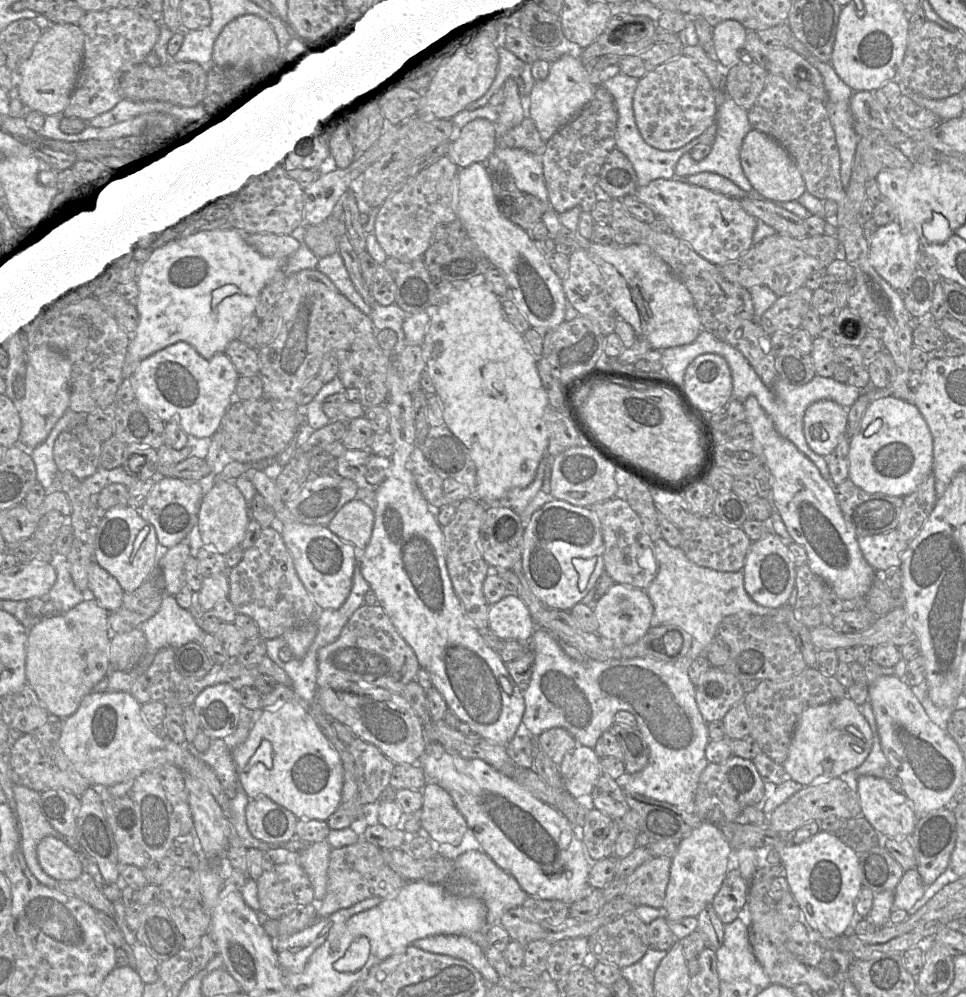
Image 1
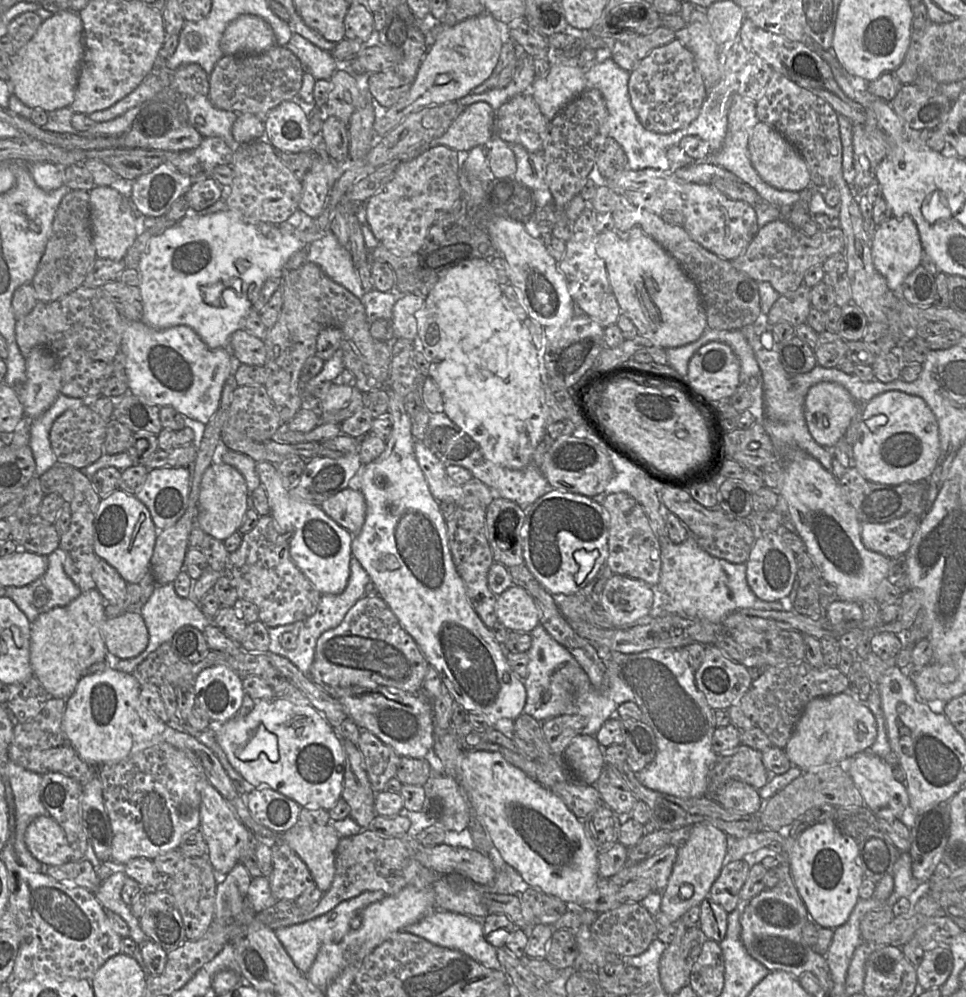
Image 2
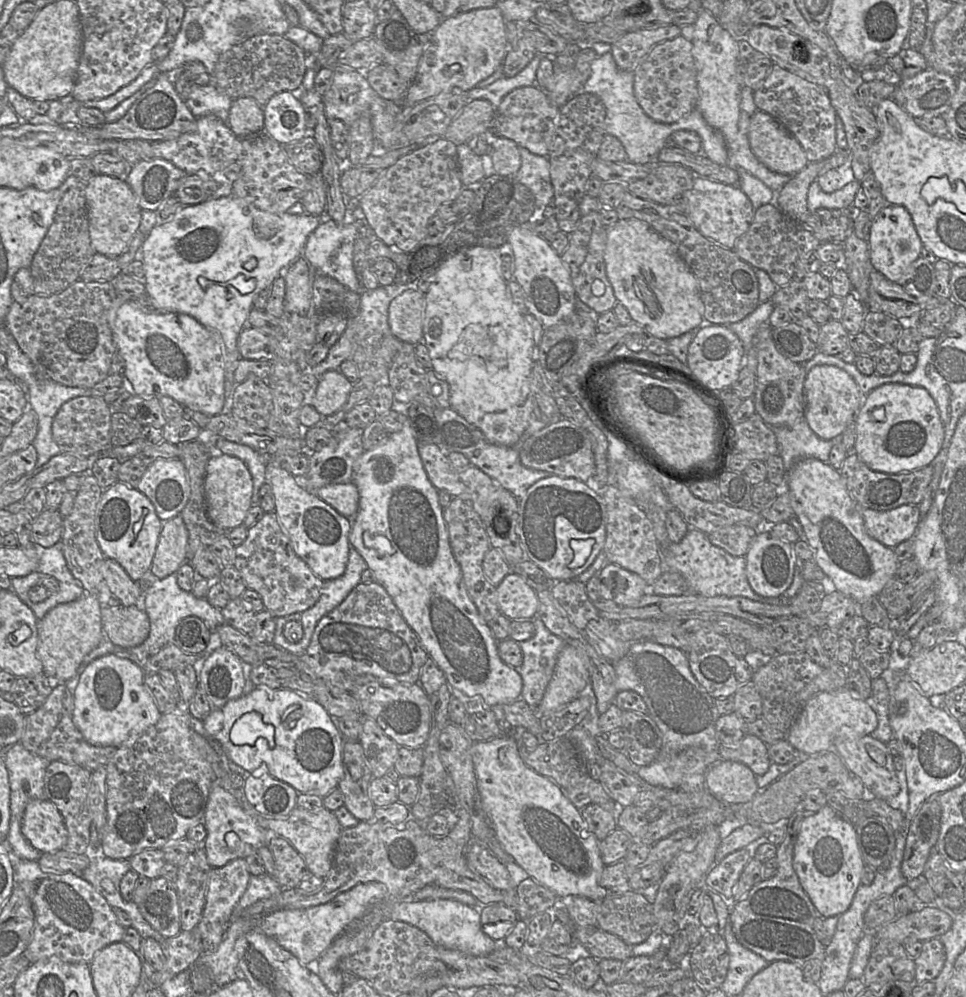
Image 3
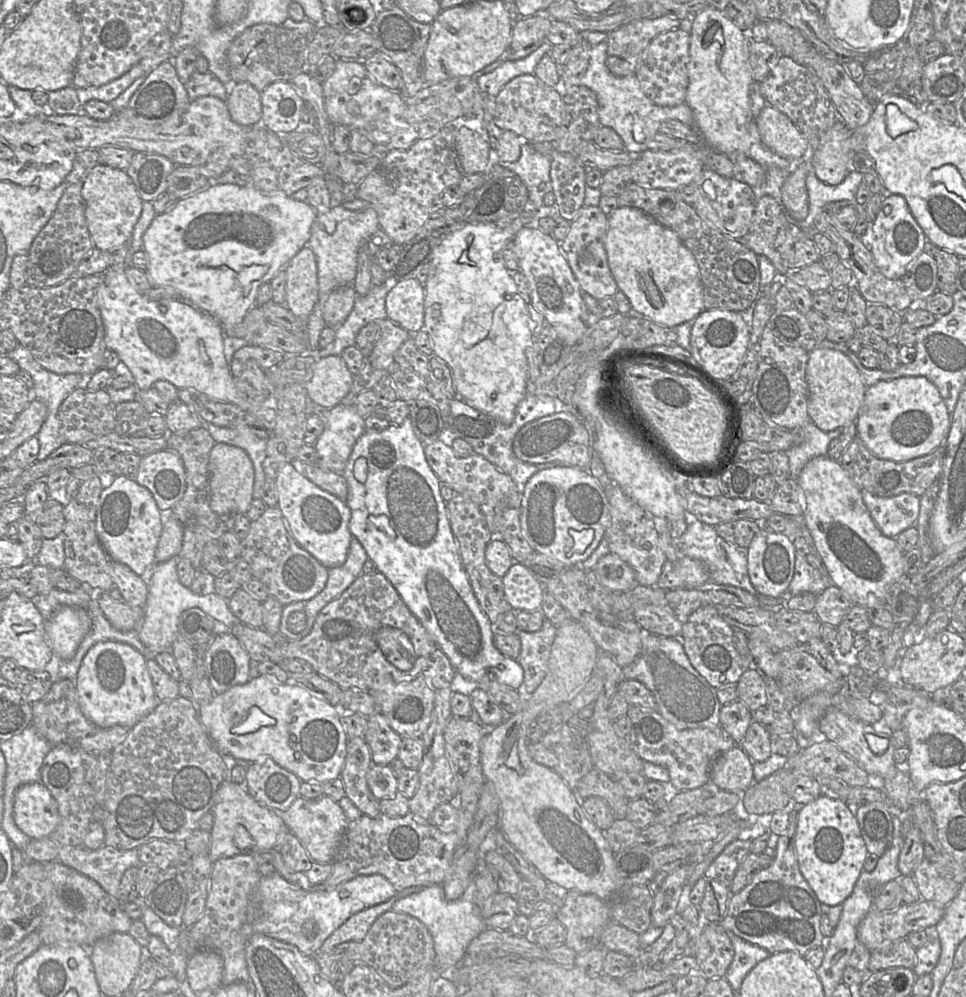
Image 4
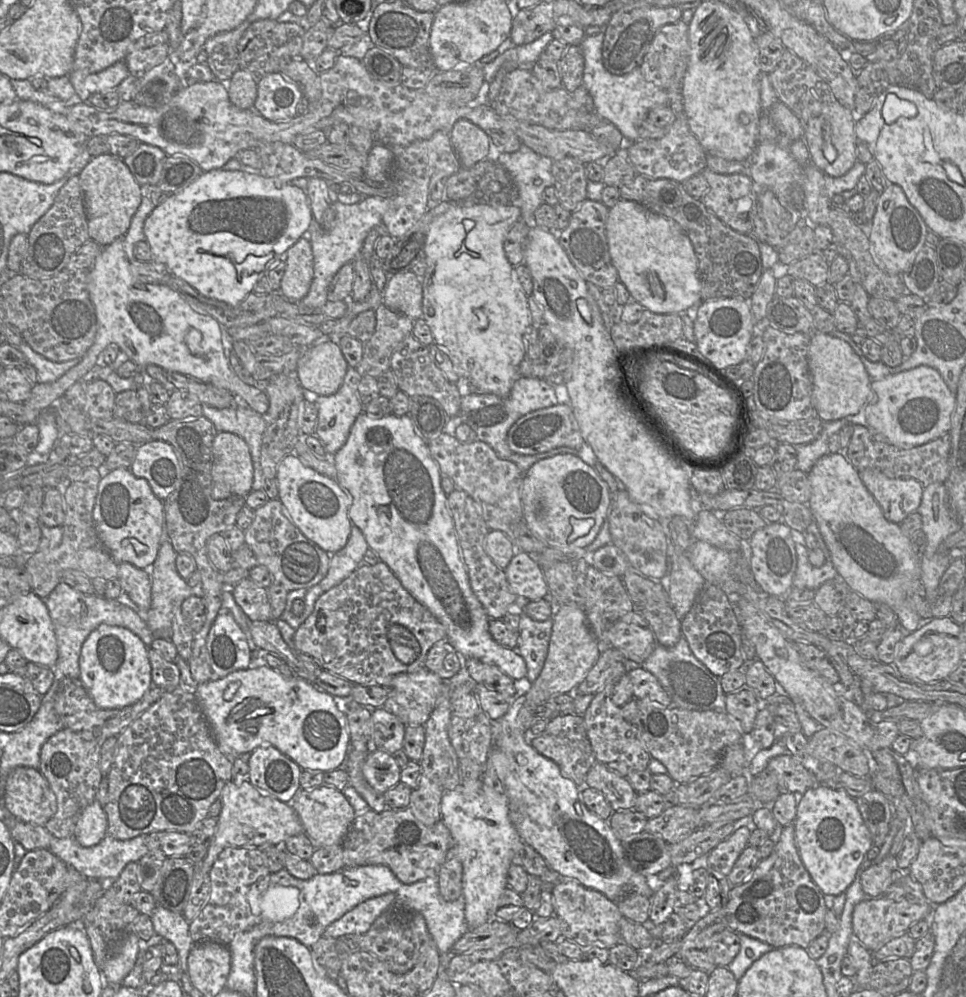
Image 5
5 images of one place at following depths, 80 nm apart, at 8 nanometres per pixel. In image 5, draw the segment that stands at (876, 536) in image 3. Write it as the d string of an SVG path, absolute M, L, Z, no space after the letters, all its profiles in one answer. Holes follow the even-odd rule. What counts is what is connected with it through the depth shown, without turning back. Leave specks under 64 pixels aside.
M866 469L861 479L880 506L884 517L895 524L918 511L924 487L912 478L889 478L877 469Z

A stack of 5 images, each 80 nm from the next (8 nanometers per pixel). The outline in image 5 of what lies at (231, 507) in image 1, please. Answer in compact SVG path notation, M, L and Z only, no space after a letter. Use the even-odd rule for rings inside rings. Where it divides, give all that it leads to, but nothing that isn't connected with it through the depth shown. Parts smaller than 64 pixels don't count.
M218 432L212 446L212 496L216 500L245 497L252 491L253 462L249 447L240 436Z

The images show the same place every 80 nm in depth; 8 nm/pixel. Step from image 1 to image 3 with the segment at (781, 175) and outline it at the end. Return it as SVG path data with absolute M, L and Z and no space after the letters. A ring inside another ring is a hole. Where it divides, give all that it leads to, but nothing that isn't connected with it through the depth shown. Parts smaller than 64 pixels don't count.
M757 110L748 130L750 148L770 170L795 175L808 164L806 154L797 139L775 118Z

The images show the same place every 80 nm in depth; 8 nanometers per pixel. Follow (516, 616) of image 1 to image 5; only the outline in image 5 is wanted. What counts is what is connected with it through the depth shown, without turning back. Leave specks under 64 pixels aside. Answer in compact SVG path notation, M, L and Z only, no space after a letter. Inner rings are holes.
M517 551L505 572L512 592L522 601L540 600L550 592L542 566L526 552Z

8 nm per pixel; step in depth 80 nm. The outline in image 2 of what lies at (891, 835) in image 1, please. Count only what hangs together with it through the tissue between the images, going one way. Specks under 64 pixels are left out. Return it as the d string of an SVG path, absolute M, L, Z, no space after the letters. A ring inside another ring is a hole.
M870 750L850 758L849 775L863 798L864 805L879 819L892 822L901 820L905 809L910 806L907 789L897 781L890 765Z

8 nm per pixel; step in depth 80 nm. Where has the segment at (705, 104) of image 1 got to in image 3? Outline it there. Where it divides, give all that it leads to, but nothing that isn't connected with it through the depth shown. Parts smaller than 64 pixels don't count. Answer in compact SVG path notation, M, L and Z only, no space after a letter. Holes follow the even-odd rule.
M679 35L656 45L634 73L634 94L645 114L660 123L674 123L696 109L698 84L692 43Z

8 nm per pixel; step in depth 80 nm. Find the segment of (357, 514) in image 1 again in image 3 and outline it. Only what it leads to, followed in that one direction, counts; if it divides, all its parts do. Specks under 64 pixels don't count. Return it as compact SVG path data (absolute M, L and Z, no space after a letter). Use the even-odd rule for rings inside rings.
M353 483L328 485L315 494L342 516L353 520L359 505L359 492Z

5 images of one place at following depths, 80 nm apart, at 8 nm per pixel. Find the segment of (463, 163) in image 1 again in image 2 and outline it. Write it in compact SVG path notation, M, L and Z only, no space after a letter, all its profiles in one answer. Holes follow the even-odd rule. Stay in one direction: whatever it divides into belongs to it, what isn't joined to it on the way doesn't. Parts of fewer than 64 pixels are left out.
M484 101L466 106L441 137L431 141L431 147L444 145L457 152L486 146L494 136L493 108Z

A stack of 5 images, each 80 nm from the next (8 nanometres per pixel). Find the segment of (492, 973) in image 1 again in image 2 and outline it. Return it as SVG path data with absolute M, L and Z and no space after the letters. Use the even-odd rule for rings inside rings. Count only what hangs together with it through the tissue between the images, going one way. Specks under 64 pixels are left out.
M435 909L418 922L404 927L403 931L424 938L434 945L458 950L487 968L501 969L497 948L485 940L481 920L465 914Z

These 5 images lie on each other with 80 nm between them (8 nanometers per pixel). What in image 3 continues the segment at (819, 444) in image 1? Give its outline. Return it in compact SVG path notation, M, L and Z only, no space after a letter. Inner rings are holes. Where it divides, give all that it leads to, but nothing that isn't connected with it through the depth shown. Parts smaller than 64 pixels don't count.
M817 365L811 368L804 380L804 418L820 438L831 440L843 434L863 402L864 395L854 379L843 369L834 365Z

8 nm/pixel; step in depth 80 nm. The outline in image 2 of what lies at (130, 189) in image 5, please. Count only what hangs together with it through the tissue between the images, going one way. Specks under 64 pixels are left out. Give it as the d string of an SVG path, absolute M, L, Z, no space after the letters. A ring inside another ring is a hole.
M123 180L110 186L95 186L89 191L90 221L96 256L123 260L138 235L138 216L130 199L121 192Z

